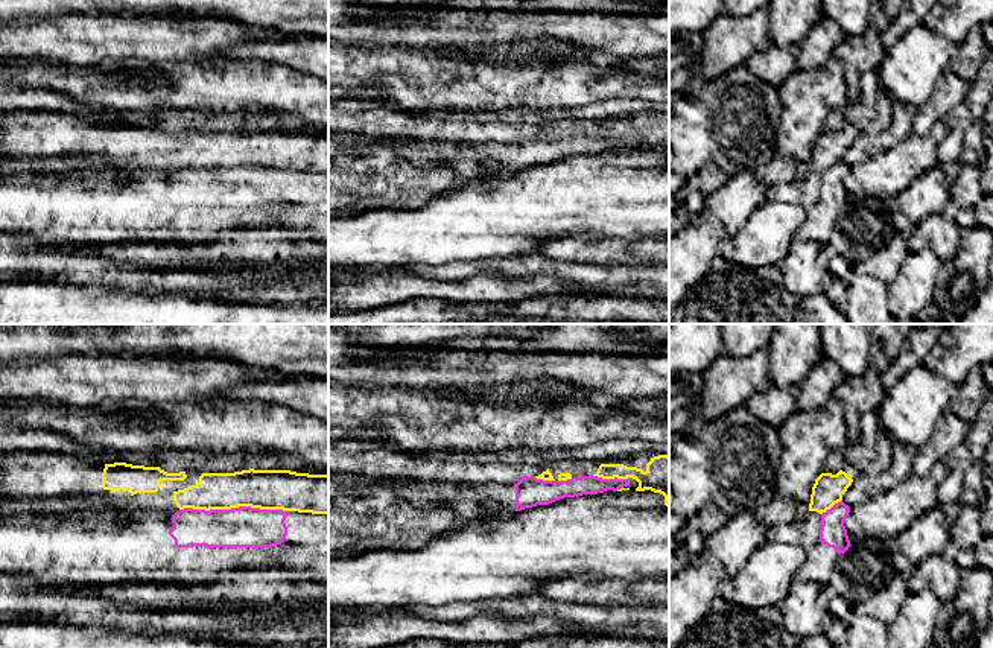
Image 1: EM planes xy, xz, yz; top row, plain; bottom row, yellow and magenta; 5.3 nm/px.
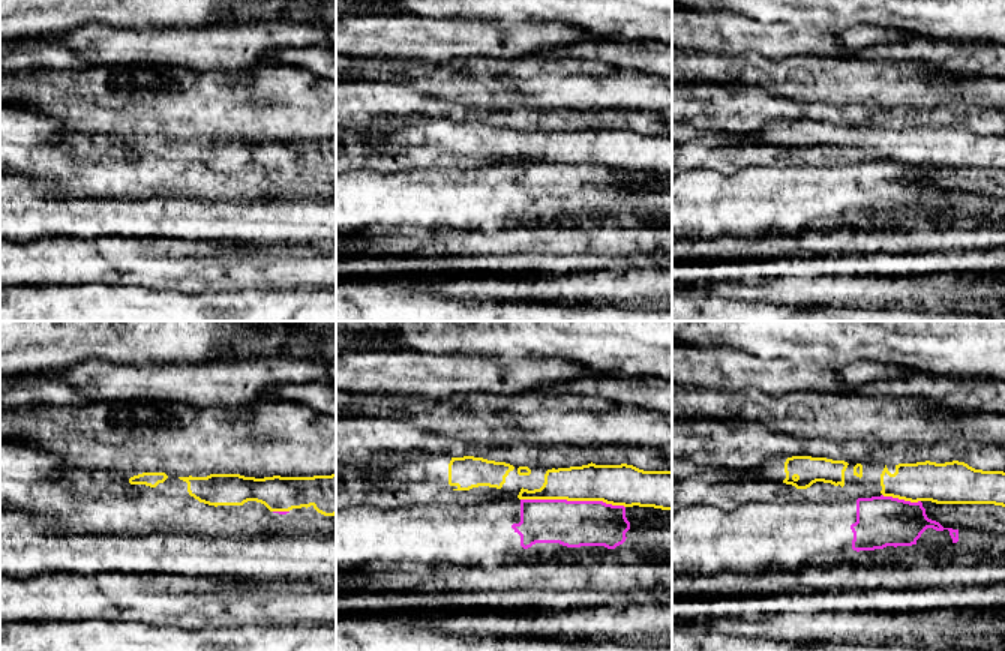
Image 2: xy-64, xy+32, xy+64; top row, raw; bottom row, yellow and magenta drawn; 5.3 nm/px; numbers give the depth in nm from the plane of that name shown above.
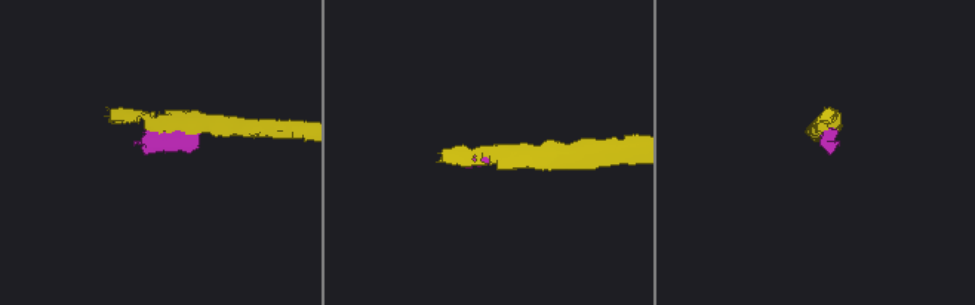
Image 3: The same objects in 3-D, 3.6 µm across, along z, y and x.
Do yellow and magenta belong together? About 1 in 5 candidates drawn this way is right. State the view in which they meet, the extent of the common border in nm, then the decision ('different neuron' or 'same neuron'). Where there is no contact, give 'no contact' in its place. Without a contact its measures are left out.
contact in xy; length 600 nm; different neuron

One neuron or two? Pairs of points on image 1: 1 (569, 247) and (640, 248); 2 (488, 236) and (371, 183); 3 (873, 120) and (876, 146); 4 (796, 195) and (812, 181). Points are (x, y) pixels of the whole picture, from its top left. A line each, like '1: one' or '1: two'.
1: one
2: two
3: two
4: one

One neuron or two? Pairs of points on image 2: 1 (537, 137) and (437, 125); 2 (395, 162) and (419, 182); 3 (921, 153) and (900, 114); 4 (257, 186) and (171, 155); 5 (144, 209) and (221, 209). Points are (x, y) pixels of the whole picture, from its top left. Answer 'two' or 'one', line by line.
1: one
2: two
3: two
4: one
5: one

